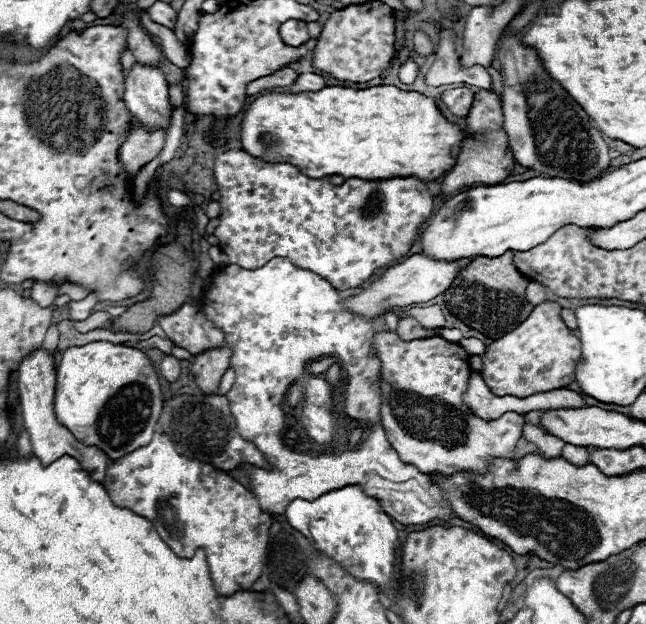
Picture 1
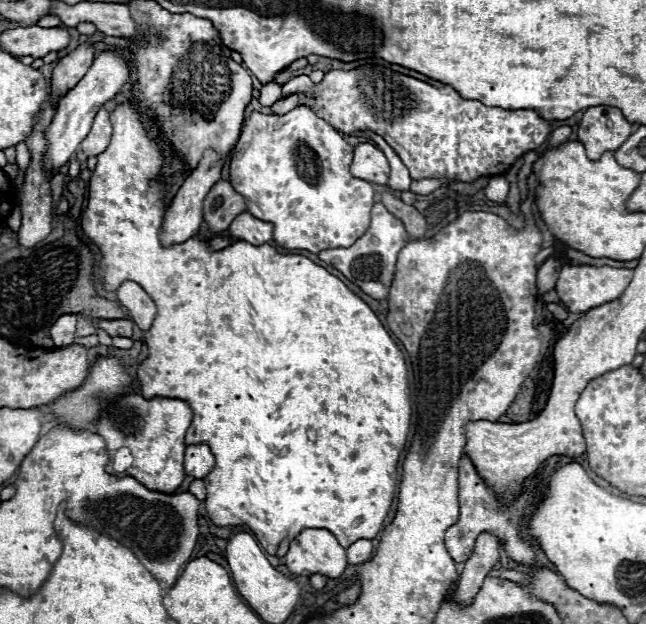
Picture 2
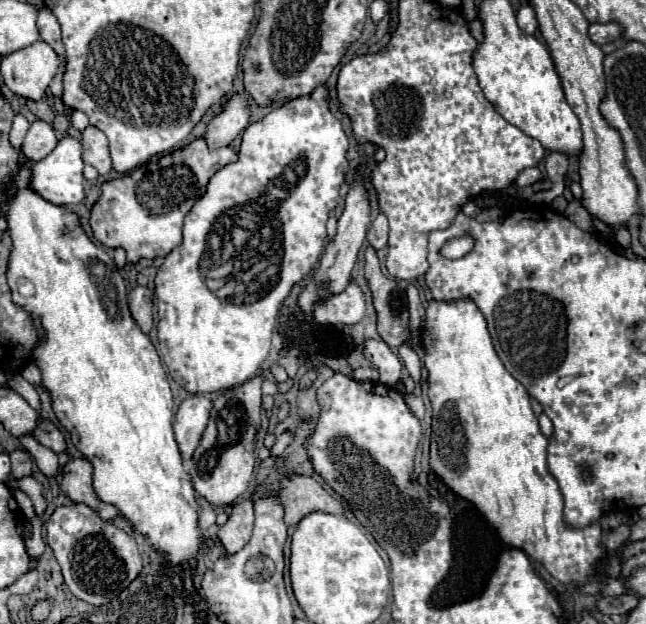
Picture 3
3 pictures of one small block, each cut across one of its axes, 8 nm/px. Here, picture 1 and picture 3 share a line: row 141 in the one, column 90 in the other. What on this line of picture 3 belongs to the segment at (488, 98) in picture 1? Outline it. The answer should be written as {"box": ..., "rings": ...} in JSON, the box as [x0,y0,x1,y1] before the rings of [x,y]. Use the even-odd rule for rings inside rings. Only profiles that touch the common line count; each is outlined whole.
{"box":[62,458,120,520],"rings":[[[74,458],[62,468],[62,490],[72,502],[90,506],[104,520],[114,520],[120,516],[116,506],[98,500],[92,488],[92,464],[86,458]]]}

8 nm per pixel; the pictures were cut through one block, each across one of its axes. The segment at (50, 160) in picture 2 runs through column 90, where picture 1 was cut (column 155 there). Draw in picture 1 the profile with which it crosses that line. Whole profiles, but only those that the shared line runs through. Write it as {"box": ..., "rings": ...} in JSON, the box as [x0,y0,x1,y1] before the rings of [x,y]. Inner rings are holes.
{"box":[124,62,168,126],"rings":[[[134,62],[124,80],[124,104],[146,126],[168,126],[168,82],[158,66]]]}

